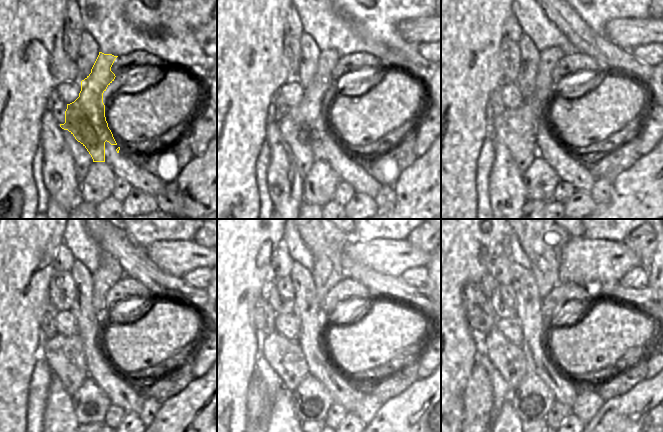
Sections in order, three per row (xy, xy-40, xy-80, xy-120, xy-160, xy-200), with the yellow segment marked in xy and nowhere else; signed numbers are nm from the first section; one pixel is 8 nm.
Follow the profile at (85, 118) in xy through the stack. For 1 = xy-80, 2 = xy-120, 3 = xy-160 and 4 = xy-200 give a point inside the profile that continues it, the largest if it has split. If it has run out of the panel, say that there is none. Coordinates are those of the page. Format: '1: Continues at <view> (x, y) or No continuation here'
1: Continues at xy-80 (534, 107)
2: Continues at xy-120 (109, 271)
3: Continues at xy-160 (325, 241)
4: Continues at xy-200 (542, 239)

